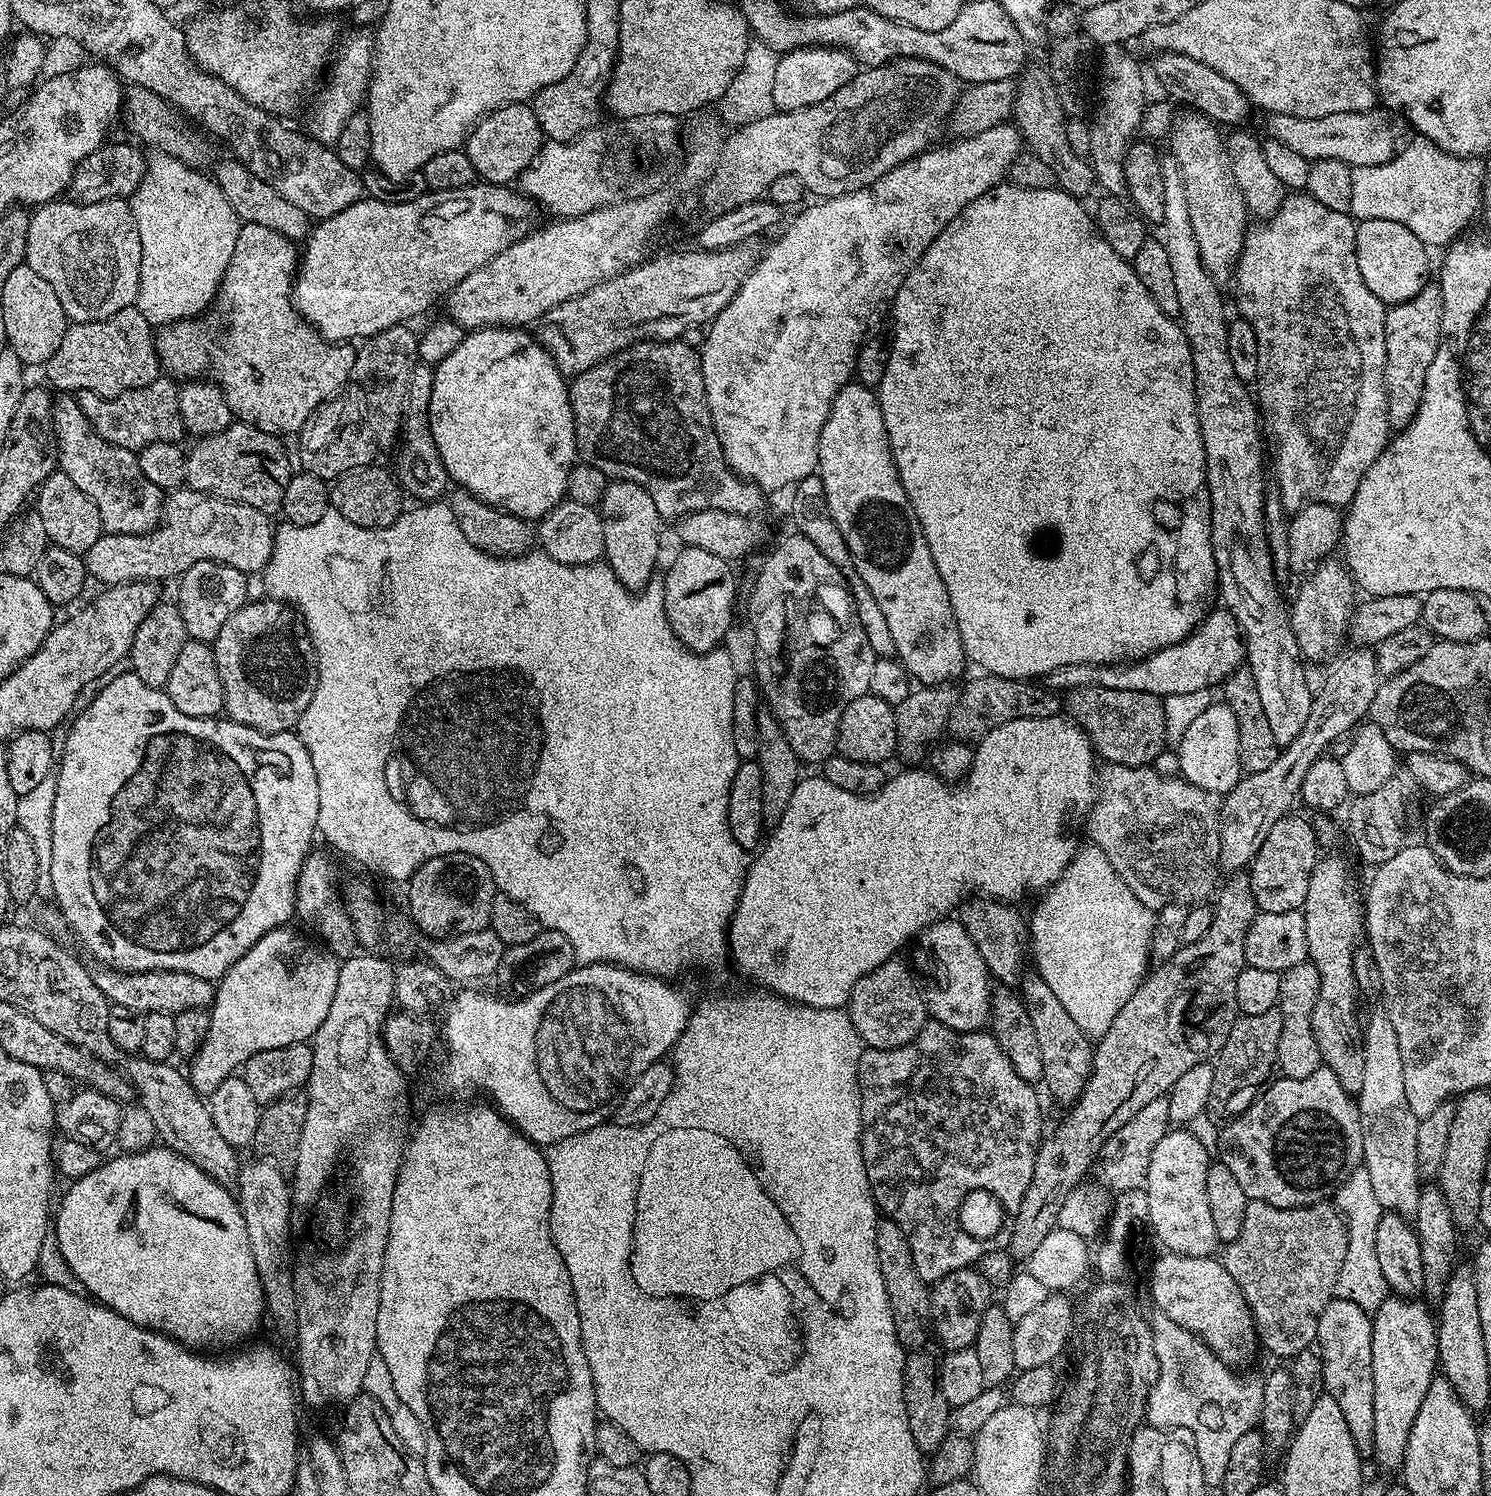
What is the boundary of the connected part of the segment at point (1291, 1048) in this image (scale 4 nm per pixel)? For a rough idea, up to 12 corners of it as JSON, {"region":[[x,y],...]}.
{"region":[[1318,966],[1280,977],[1279,1075],[1310,1078],[1322,1066],[1314,1038]]}

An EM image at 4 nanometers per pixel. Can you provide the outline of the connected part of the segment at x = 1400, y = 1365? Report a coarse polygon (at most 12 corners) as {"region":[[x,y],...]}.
{"region":[[1429,1305],[1371,1313],[1374,1446],[1399,1469],[1438,1372]]}

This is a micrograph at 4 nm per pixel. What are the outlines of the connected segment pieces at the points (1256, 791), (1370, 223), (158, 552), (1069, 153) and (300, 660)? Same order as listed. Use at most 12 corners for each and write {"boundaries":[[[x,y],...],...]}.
{"boundaries":[[[1352,650],[1267,770],[1218,808],[1219,867],[1247,869],[1306,770],[1371,713],[1375,651]],[[1402,222],[1356,225],[1358,274],[1386,306],[1414,298],[1429,249]],[[181,486],[146,534],[83,553],[101,585],[161,582],[194,562],[263,573],[269,513]],[[1043,67],[1018,80],[1015,127],[1054,170],[1084,198],[1096,175],[1070,150],[1058,90]],[[253,599],[211,641],[227,719],[299,725],[318,678],[299,611]]]}

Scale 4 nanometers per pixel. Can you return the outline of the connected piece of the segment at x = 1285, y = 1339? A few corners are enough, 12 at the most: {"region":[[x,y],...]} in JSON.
{"region":[[1249,1200],[1222,1263],[1256,1338],[1316,1344],[1348,1244],[1328,1203]]}

